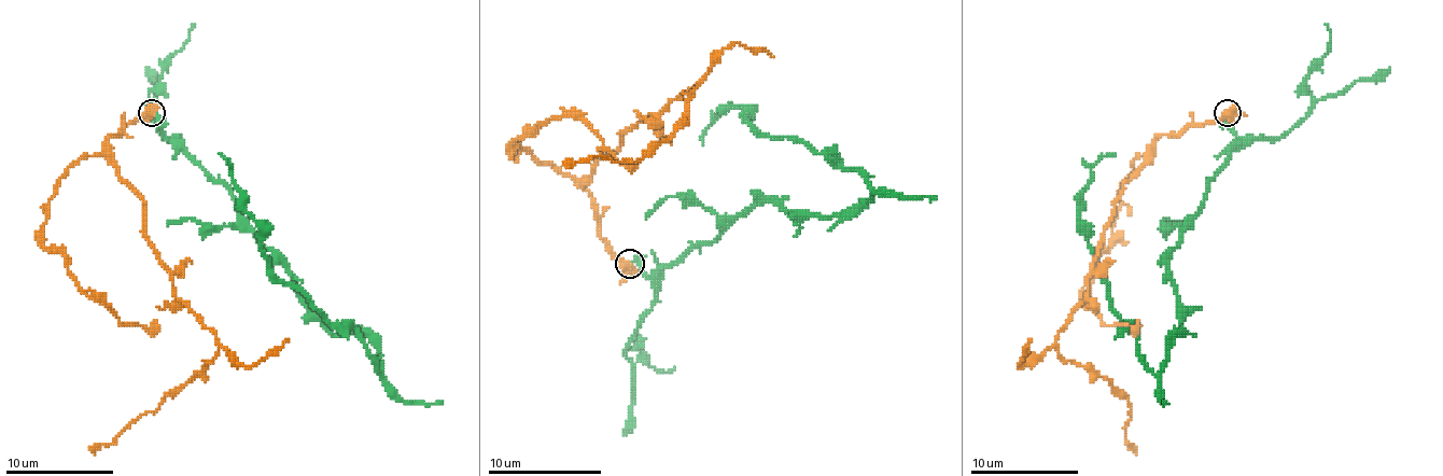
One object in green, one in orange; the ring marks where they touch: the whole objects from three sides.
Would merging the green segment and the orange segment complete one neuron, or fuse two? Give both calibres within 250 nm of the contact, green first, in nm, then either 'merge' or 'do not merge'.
240/440 nm | do not merge

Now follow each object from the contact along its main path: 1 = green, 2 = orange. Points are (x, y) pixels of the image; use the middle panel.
1: (629, 264), (654, 276), (762, 201), (822, 219), (867, 199), (853, 167), (740, 108), (702, 144)
2: (629, 264), (600, 236), (583, 182), (622, 134), (700, 85), (685, 120), (640, 159), (591, 156), (563, 165)

